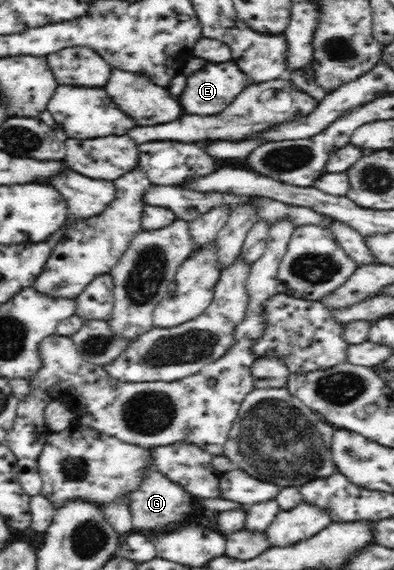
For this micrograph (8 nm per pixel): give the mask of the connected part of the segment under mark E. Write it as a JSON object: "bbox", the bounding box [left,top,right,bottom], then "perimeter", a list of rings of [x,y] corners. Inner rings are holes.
{"bbox":[182,60,249,115],"perimeter":[[[234,60],[208,62],[206,67],[187,76],[182,91],[182,109],[194,115],[216,115],[249,85],[246,74]]]}

